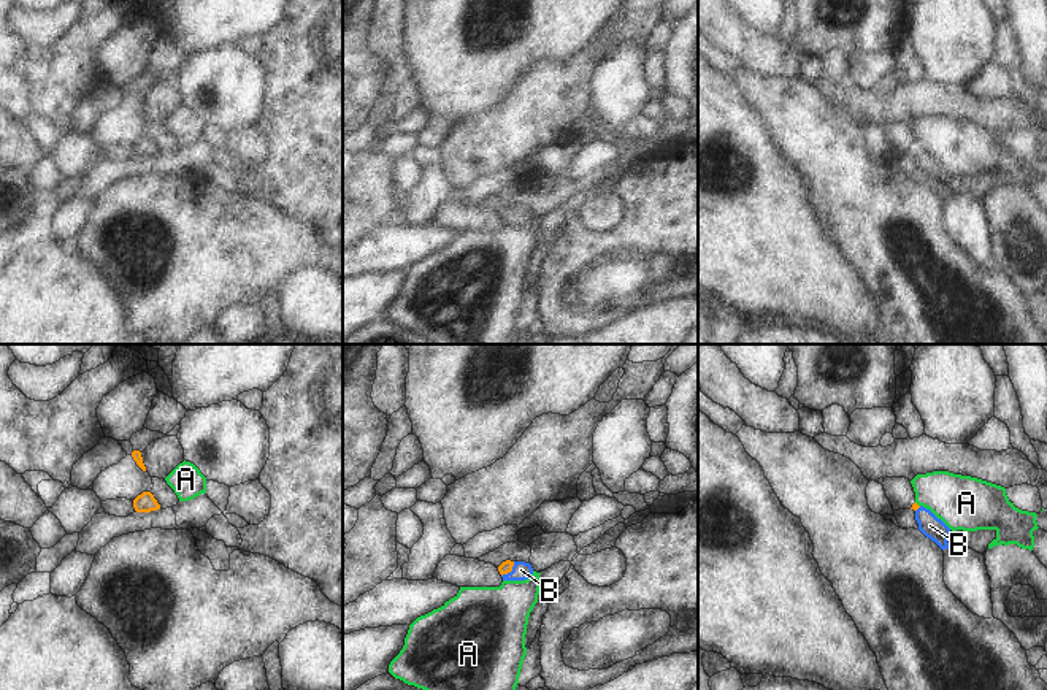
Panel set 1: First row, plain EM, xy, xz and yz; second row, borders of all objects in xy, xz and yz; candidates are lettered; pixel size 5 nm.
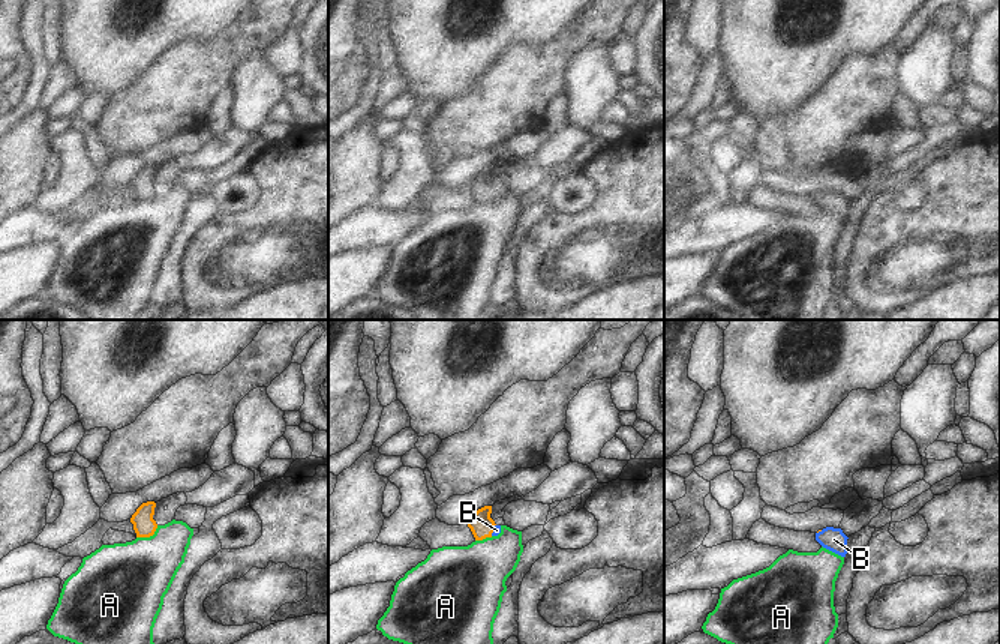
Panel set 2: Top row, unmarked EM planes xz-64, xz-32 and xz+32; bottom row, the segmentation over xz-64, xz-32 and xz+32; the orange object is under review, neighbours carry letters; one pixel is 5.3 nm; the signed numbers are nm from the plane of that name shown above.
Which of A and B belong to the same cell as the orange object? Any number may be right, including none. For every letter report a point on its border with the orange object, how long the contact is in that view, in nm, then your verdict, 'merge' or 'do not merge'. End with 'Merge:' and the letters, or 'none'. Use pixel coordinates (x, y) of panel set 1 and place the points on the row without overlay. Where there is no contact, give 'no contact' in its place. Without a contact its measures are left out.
A: meets orange in yz at (917, 149); contact 40 nm long; do not merge
B: meets orange in xz at (510, 216); contact 100 nm long; merge
Merge: B

